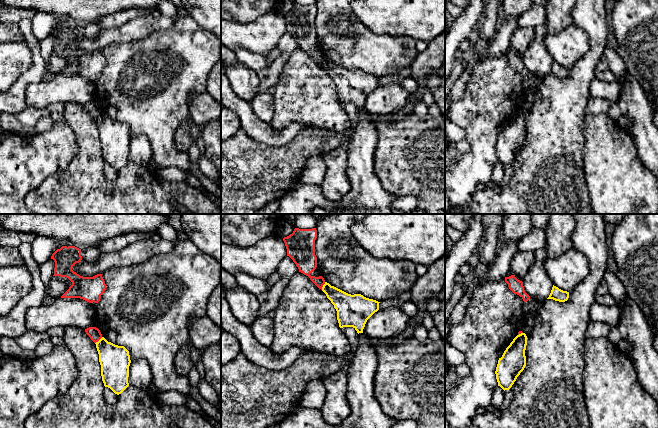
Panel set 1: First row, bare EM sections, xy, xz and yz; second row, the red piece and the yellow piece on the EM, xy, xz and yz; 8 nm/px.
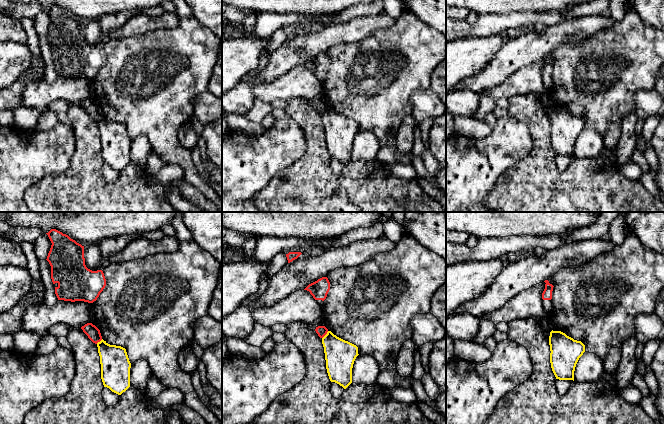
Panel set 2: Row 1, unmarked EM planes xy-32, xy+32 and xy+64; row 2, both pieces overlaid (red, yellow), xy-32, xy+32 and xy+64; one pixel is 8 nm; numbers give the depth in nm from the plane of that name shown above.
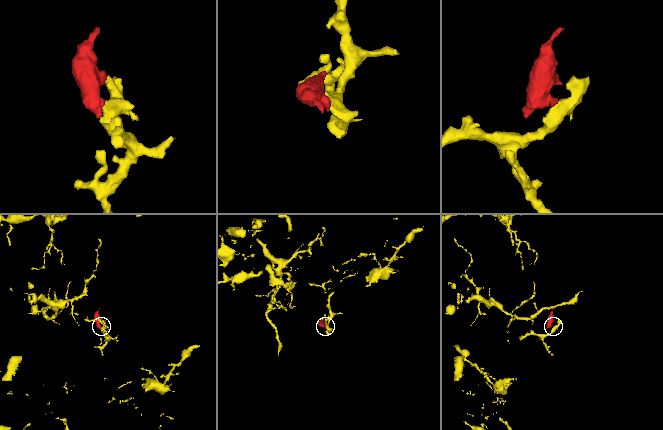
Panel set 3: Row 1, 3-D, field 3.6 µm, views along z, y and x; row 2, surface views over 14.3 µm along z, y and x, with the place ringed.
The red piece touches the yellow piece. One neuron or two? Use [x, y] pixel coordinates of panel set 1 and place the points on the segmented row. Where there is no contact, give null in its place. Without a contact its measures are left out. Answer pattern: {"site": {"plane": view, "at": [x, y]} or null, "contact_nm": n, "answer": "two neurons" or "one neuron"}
{"site": {"plane": "xz", "at": [322, 286]}, "contact_nm": 70, "answer": "two neurons"}

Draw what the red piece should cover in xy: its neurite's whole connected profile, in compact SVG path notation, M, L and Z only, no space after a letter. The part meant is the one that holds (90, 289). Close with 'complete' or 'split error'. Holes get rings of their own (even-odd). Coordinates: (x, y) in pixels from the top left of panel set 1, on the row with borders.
M62 246L51 256L55 262L54 275L66 277L72 285L61 298L80 298L89 303L98 303L106 290L102 274L93 277L83 277L72 270L76 263L81 262L81 249L75 246Z; complete

